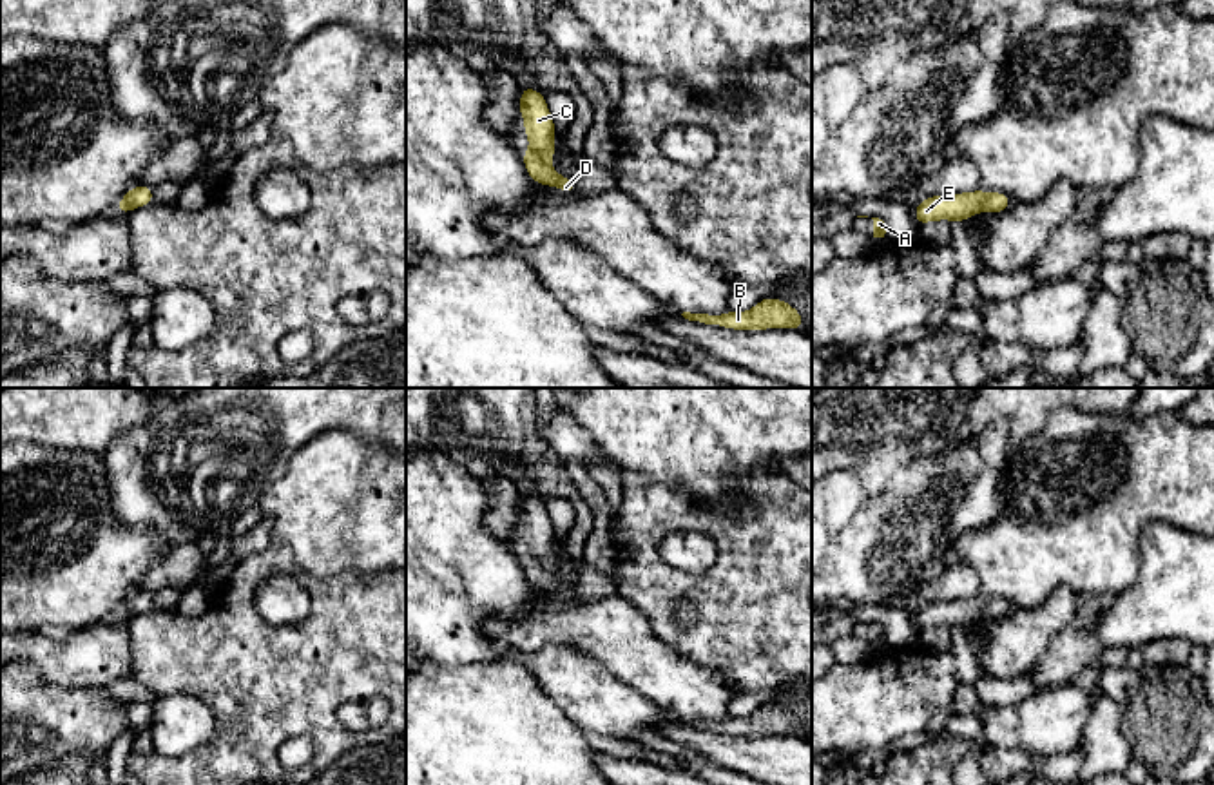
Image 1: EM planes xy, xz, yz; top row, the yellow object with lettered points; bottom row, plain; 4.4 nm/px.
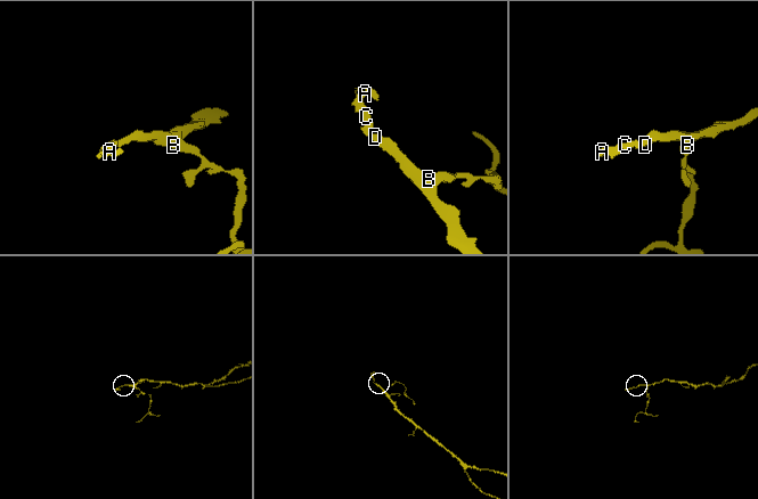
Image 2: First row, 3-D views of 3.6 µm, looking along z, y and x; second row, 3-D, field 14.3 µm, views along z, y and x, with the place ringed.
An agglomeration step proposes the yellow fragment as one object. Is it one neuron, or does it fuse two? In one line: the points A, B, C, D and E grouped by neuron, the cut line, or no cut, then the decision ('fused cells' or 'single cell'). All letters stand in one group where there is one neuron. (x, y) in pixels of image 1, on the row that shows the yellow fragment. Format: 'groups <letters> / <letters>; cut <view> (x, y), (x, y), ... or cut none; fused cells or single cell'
groups A B C D E; cut none; single cell

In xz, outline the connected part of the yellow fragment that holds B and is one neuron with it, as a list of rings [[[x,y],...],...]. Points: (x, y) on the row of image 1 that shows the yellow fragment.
[[[772,296],[761,299],[748,312],[727,312],[727,314],[681,314],[689,321],[699,321],[705,325],[723,326],[730,330],[768,330],[768,328],[794,328],[805,330],[803,315],[786,301]]]

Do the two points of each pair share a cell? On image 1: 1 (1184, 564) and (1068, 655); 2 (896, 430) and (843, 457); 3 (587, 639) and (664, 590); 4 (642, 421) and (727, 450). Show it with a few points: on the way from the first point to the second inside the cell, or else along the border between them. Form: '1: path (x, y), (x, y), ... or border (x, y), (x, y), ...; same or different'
1: border (1079, 595), (1109, 600), (1095, 626), (1106, 646); different
2: path (883, 430), (863, 446), (856, 446); same
3: border (616, 593), (627, 599), (664, 640); different
4: path (664, 421), (698, 421), (705, 428); same

